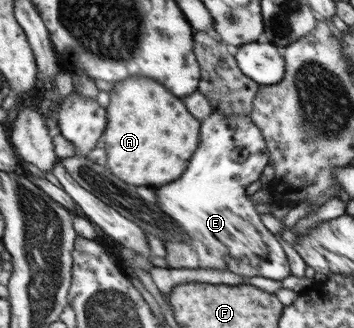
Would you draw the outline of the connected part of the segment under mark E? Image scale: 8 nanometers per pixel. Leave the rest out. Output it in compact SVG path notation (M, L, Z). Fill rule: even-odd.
M212 113L200 123L200 147L190 159L188 169L180 179L168 183L156 191L156 199L150 197L157 207L177 221L188 237L184 243L164 241L167 255L164 258L172 269L206 268L230 270L244 277L268 277L282 281L292 275L286 253L275 235L262 223L261 214L246 194L246 188L260 179L264 168L269 165L268 147L258 127L249 116Z

